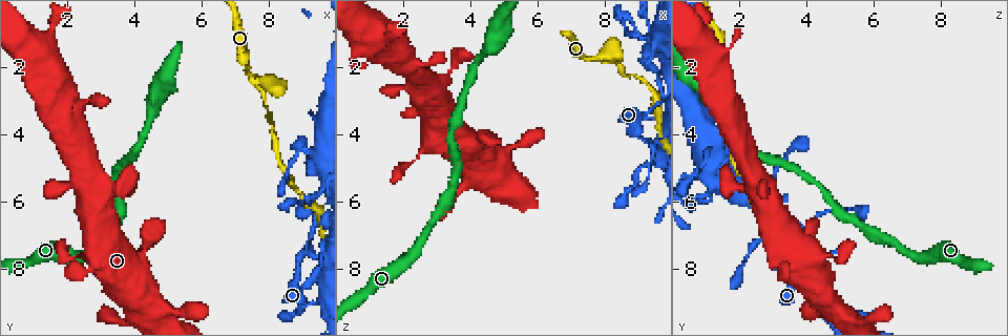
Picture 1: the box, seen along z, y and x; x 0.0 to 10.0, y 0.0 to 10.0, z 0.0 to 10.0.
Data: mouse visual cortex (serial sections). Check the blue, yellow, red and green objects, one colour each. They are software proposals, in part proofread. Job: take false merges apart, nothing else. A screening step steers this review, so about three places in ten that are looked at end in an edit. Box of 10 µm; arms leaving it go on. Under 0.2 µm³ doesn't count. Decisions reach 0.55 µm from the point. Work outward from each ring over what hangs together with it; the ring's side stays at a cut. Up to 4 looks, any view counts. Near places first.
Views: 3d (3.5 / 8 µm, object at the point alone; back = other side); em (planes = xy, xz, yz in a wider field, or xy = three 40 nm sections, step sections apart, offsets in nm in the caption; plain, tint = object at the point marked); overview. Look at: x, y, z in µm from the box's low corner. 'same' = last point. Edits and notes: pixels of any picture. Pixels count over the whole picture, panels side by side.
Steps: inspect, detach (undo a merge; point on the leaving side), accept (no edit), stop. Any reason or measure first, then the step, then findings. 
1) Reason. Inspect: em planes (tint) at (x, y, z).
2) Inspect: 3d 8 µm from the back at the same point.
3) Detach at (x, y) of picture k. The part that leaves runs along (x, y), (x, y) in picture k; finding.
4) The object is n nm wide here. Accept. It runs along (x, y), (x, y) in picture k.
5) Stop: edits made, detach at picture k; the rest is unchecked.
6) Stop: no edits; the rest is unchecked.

Thin neck. Inspect: 3d 3.5 µm at (7.35, 2.20, 1.70).

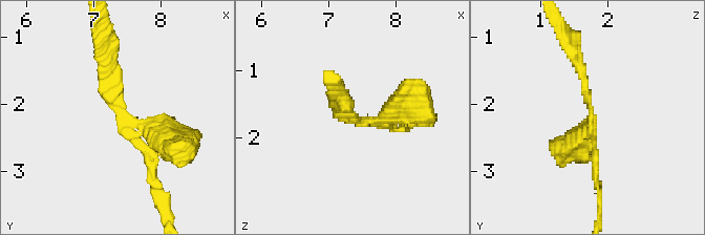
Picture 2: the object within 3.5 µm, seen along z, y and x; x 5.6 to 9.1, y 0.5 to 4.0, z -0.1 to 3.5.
Inspect: em xy step 3 (tint) at (7.35, 2.15, 1.75).

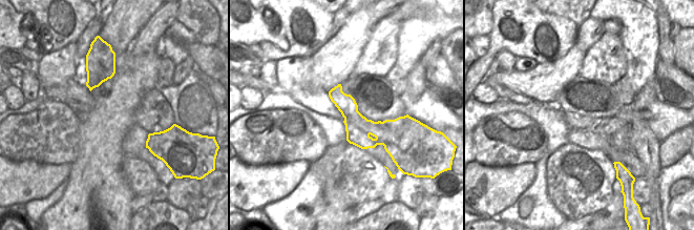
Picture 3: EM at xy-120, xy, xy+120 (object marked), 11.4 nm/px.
The object is 340 nm wide here. Accept. It runs along (102, 51), (108, 97), (157, 139), (150, 154) in picture 2; all the same cell.

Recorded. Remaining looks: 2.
Abrupt turn. Inspect: 3d 3.5 µm from the back at (8.95, 7.40, 4.05).

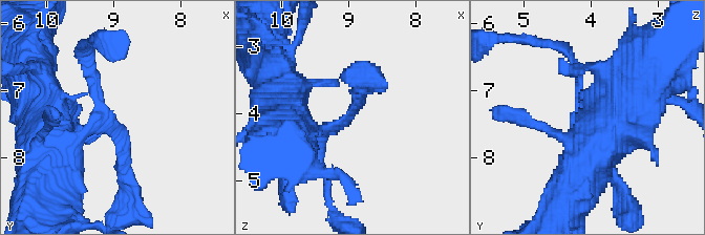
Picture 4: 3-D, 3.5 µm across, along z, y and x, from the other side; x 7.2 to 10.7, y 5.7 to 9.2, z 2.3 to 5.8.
Need the tissue. Inspect: em xy step 1 (tint) at (9.00, 7.45, 4.05).

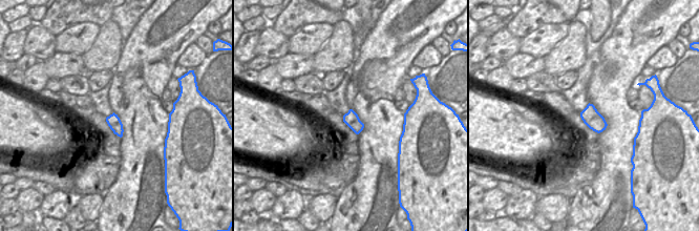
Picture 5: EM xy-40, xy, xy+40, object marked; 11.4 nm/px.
Accept. It runs along (127, 183), (113, 122), (56, 144) in picture 4; one cell here.

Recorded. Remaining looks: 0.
Stop: no edits; the rest is unchecked.

